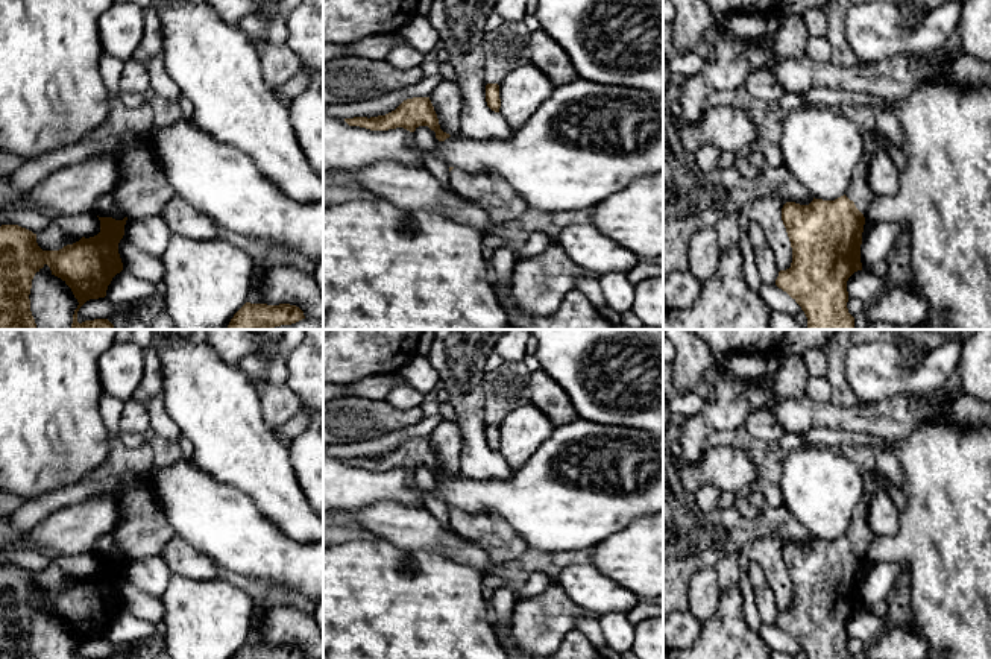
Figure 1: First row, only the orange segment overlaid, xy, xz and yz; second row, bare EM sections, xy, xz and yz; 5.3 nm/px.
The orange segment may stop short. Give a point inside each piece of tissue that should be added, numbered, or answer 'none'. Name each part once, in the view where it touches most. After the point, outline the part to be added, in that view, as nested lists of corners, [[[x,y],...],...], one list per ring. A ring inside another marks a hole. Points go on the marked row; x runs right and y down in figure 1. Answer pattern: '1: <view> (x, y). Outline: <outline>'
1: yz (858, 190). Outline: [[[874,131],[865,135],[865,150],[859,166],[853,172],[851,182],[845,191],[845,196],[854,202],[856,208],[865,216],[870,203],[874,200],[874,194],[868,187],[867,175],[873,156],[885,146],[883,138]]]

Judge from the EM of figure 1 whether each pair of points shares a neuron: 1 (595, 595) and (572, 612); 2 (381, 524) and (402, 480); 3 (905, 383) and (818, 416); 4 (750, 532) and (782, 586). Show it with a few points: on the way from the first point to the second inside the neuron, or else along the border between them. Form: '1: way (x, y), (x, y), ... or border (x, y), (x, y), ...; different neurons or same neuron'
1: border (557, 579), (562, 589), (575, 603), (600, 615); different neurons
2: border (424, 506), (374, 501), (357, 510); different neurons
3: border (899, 392), (882, 400), (864, 403); different neurons
4: border (785, 541), (759, 536), (738, 551); different neurons

